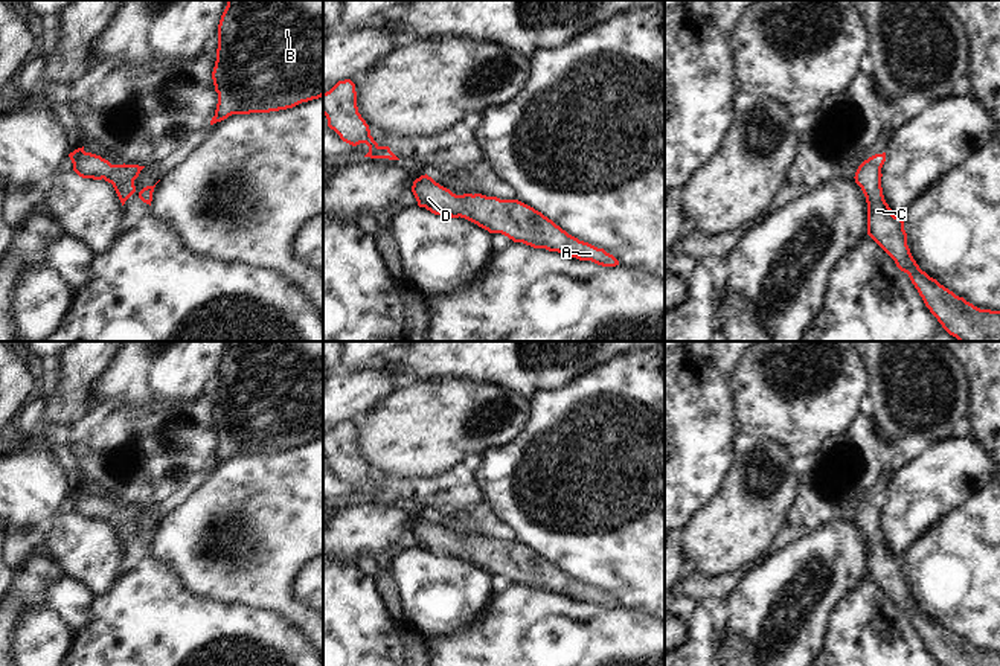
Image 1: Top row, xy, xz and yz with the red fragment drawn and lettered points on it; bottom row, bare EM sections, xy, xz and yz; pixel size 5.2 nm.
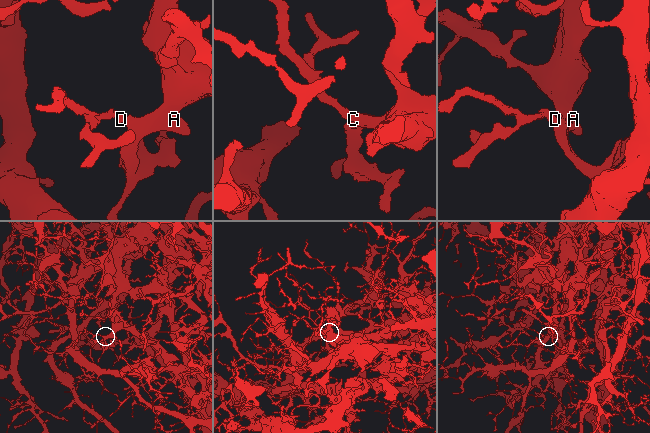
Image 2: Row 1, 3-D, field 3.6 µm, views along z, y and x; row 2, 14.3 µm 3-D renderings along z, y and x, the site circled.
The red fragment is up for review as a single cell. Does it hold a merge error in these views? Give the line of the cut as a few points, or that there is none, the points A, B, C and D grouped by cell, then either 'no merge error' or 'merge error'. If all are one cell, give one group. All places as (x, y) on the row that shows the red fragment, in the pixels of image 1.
no cut | A B C D | no merge error

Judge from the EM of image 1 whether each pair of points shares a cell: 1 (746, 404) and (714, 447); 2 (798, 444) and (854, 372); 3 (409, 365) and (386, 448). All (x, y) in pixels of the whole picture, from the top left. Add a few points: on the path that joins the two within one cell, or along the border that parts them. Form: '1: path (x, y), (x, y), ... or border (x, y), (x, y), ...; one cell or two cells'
1: border (729, 383), (735, 424), (738, 427); two cells
2: path (801, 425), (836, 390); one cell
3: border (439, 378), (404, 383); two cells

